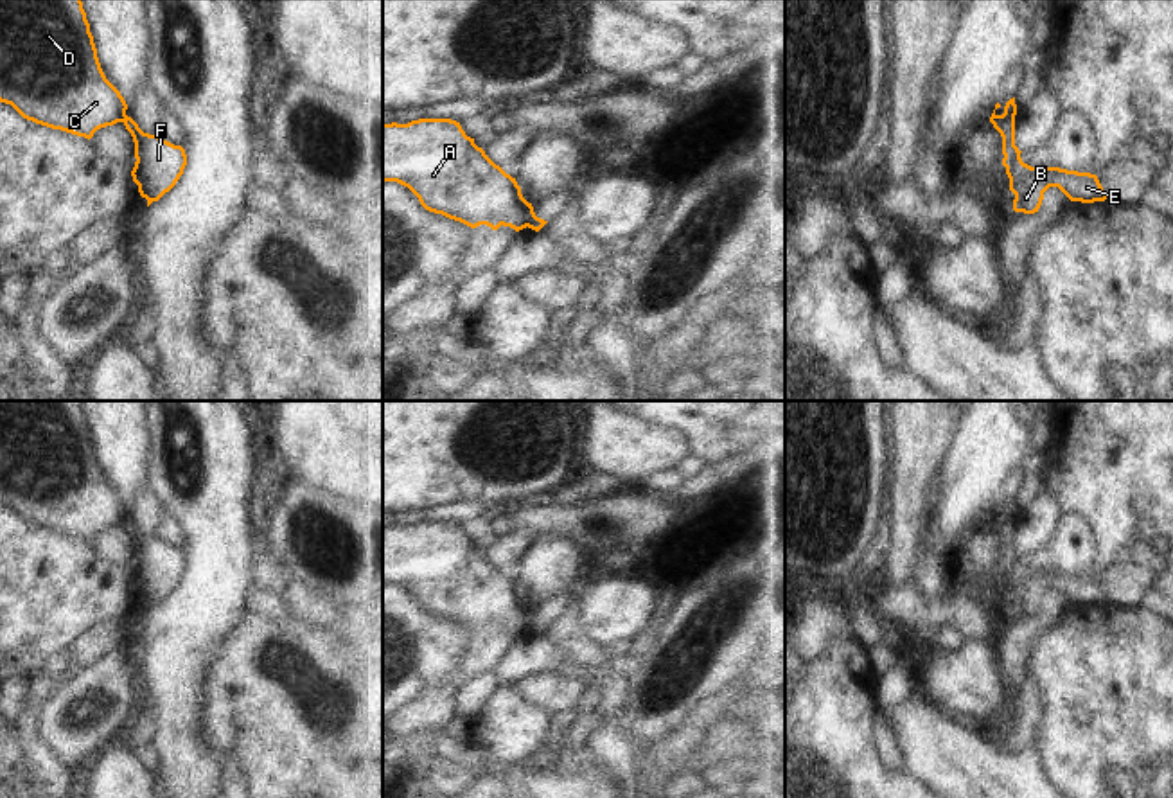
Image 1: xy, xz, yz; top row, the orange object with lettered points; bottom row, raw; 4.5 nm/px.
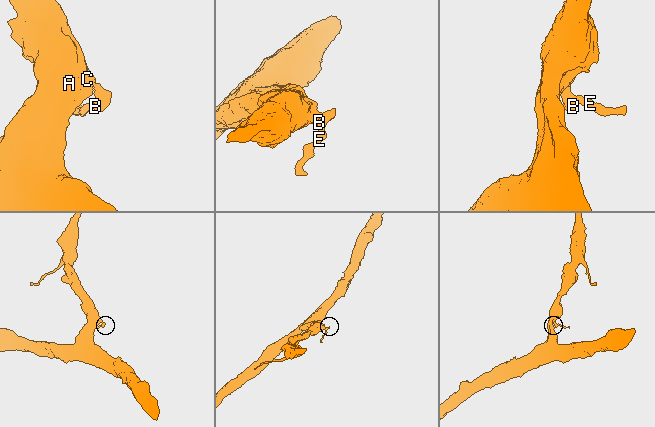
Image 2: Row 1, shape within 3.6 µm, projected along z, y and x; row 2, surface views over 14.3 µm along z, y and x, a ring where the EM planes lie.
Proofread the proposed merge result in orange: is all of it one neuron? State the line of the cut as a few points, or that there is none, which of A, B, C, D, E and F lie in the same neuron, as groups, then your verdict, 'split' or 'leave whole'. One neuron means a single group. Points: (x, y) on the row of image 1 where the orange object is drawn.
cut in xz along (529, 203), (527, 225); A C D / B E F; split

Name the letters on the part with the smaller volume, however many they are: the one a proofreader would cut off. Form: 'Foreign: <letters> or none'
Foreign: B, E, F

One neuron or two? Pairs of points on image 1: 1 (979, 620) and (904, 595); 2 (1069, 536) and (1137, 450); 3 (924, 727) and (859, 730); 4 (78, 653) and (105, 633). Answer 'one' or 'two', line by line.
1: one
2: two
3: two
4: one

